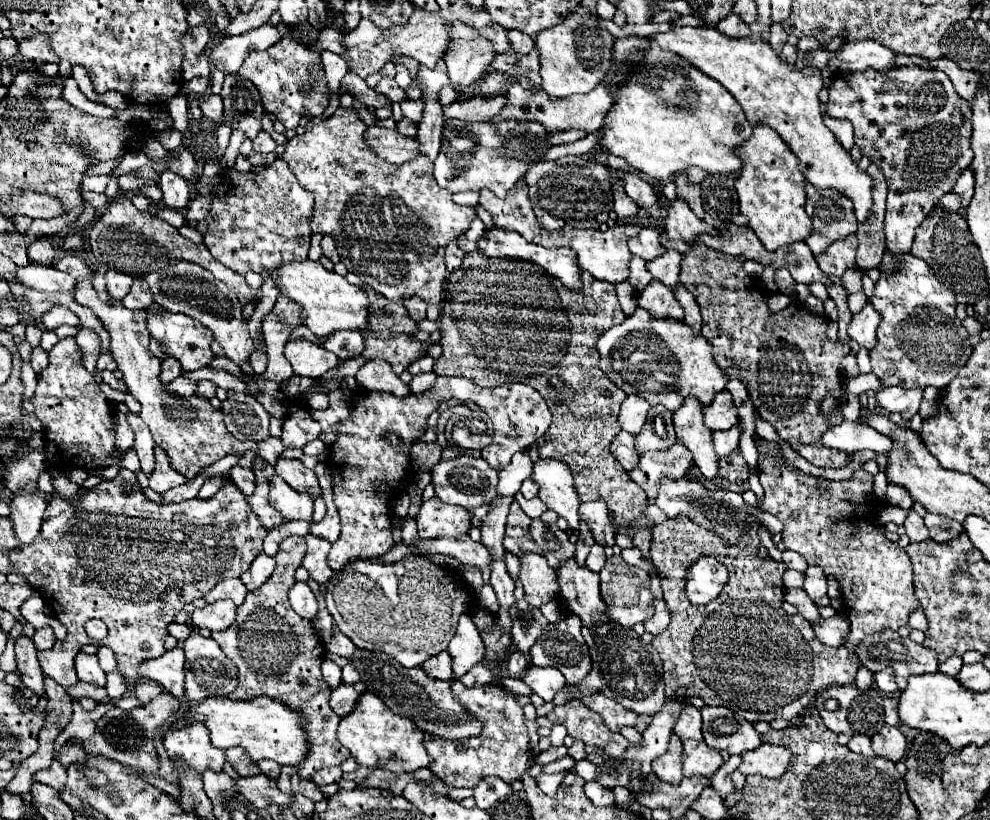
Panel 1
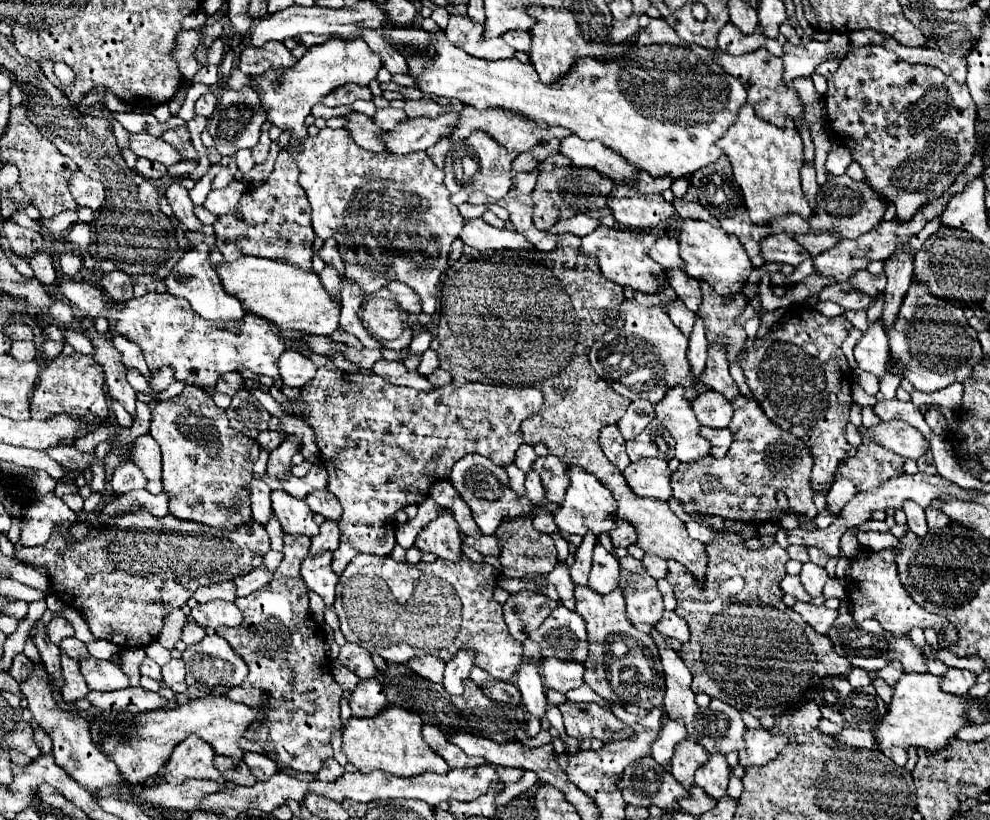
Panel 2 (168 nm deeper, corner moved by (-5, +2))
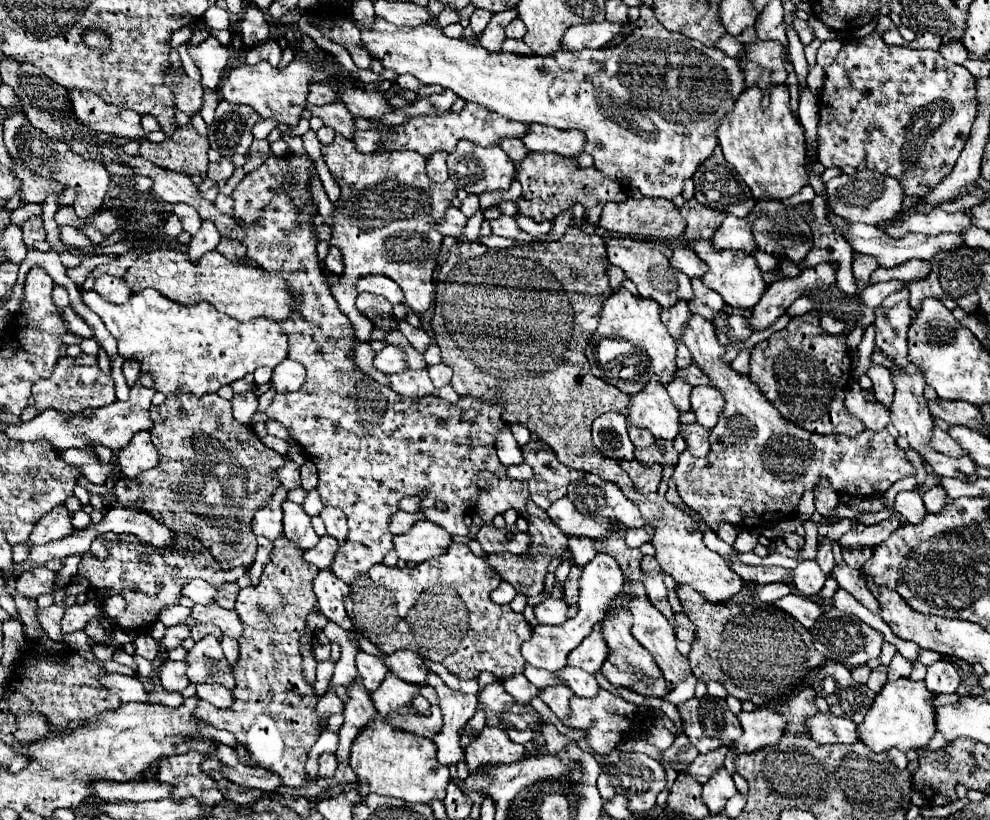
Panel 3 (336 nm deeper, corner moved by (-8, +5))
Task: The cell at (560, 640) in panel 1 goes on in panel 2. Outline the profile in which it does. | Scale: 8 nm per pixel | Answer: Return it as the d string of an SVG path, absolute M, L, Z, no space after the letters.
M557 605L557 609L553 609L553 613L543 621L543 625L537 631L533 631L529 637L535 639L543 657L557 657L561 661L577 661L577 663L587 661L589 641L587 641L585 621L581 619L581 615L569 611L565 605Z

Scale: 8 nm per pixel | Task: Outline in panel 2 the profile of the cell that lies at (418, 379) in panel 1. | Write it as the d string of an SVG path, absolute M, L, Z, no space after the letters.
M437 369L437 371L433 371L431 375L427 375L427 381L429 381L431 385L435 385L435 387L441 387L441 385L451 383L451 375L449 375L447 371L443 371L443 369Z

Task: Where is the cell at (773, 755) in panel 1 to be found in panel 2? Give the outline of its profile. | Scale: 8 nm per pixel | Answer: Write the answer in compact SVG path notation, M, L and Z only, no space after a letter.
M749 729L745 733L745 751L739 753L739 765L763 767L771 763L771 759L777 759L787 743L787 735L771 735L767 729Z

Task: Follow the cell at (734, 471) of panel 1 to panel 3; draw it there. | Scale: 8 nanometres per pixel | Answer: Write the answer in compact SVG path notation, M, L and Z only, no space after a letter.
M692 316L684 328L682 344L692 354L692 360L698 368L704 368L704 374L710 378L710 384L718 388L726 400L724 410L720 412L720 420L710 430L710 452L708 456L696 458L692 454L680 454L680 462L674 468L674 482L680 498L686 506L696 510L712 530L720 522L728 522L740 528L772 528L778 522L792 518L796 512L798 500L804 490L814 488L818 478L828 478L834 492L842 492L848 496L878 496L884 494L894 482L914 476L914 466L906 458L906 452L900 450L888 430L882 432L860 432L856 438L844 434L812 434L792 422L788 422L780 412L764 398L760 388L750 382L748 374L736 372L730 364L724 364L724 346L716 340L716 330L702 316Z

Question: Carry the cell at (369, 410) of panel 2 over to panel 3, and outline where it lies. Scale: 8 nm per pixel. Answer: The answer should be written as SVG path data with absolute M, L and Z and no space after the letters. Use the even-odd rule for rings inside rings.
M282 192L282 194L274 196L274 200L270 202L270 206L264 208L264 216L262 216L258 222L254 222L254 224L244 224L244 222L240 222L240 226L246 230L246 238L244 238L242 244L248 248L248 258L256 260L256 264L260 264L260 268L264 268L266 272L276 272L278 276L284 276L284 282L288 284L288 288L292 288L292 292L296 292L296 300L300 300L300 304L296 304L296 312L292 312L292 316L288 316L288 320L282 320L282 322L280 322L280 330L282 330L284 336L288 338L288 358L292 358L292 360L304 364L304 368L306 368L306 380L304 380L304 384L302 384L302 388L300 388L298 392L292 392L292 394L278 394L278 396L274 398L274 402L266 408L266 416L272 418L272 420L282 422L282 424L288 428L290 436L306 450L308 460L312 460L312 462L316 464L316 468L318 468L318 494L320 494L320 498L322 498L322 504L324 504L324 506L336 506L336 508L340 508L340 510L346 514L346 518L348 518L348 528L350 528L348 540L346 540L346 544L344 544L342 548L338 548L338 554L336 554L336 558L334 558L330 570L332 570L334 576L338 576L340 580L348 582L348 586L350 586L356 576L364 574L364 570L370 570L374 564L380 564L382 558L392 550L392 534L390 534L390 530L388 530L388 522L390 522L390 516L392 516L394 512L398 512L398 502L400 502L404 496L422 496L422 494L424 494L424 496L422 496L422 510L426 512L426 520L430 520L430 522L434 522L434 524L440 524L442 528L448 528L448 532L452 532L452 534L462 534L462 536L466 536L466 534L470 532L470 528L464 524L464 516L466 516L470 510L474 510L476 500L478 500L478 492L480 492L478 486L474 484L474 474L486 470L486 472L492 472L492 474L496 474L496 476L506 476L506 468L504 468L504 464L500 464L500 460L498 460L498 456L496 456L496 448L494 448L494 436L496 436L496 432L504 426L504 422L502 422L502 418L500 418L502 410L500 410L498 404L480 402L480 400L476 400L476 398L472 398L472 396L462 396L458 404L448 404L448 402L444 402L444 400L440 400L440 398L422 398L422 400L416 400L416 402L414 402L414 400L402 398L400 394L392 392L390 388L386 388L386 386L374 382L372 378L368 378L368 376L354 364L354 360L352 360L352 354L354 354L354 348L356 348L356 342L358 342L356 336L354 336L352 324L350 324L350 320L340 312L340 308L338 308L336 300L332 298L332 294L328 294L328 292L330 292L330 286L328 286L328 282L326 282L326 278L324 278L322 268L318 266L318 260L316 260L316 236L314 236L314 226L312 226L312 224L306 224L306 222L298 222L298 218L300 218L300 214L298 214L296 204L292 202L292 198L288 198L288 196ZM440 502L446 506L446 510L438 510L438 504L440 504ZM468 508L470 508L470 510L468 510Z

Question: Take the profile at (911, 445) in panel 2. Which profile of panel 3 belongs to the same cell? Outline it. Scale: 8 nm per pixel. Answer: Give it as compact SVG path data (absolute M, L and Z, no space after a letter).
M934 428L934 432L932 432L932 448L934 450L938 450L938 452L942 452L942 454L950 454L950 456L954 456L954 458L960 458L960 456L966 456L968 452L964 452L962 448L960 448L960 444L956 444L944 430L940 430L940 428Z

